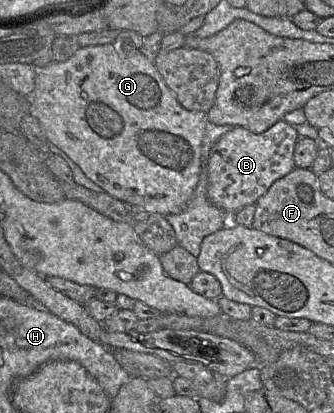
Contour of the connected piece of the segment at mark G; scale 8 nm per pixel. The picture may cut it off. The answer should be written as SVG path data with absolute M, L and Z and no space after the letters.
M112 43L81 47L68 60L64 62L52 61L38 70L30 102L31 114L39 120L48 141L67 154L83 173L103 191L121 201L163 216L179 214L187 207L199 181L201 146L209 121L206 112L187 110L178 102L157 70L152 56L141 51L135 55L121 56Z

